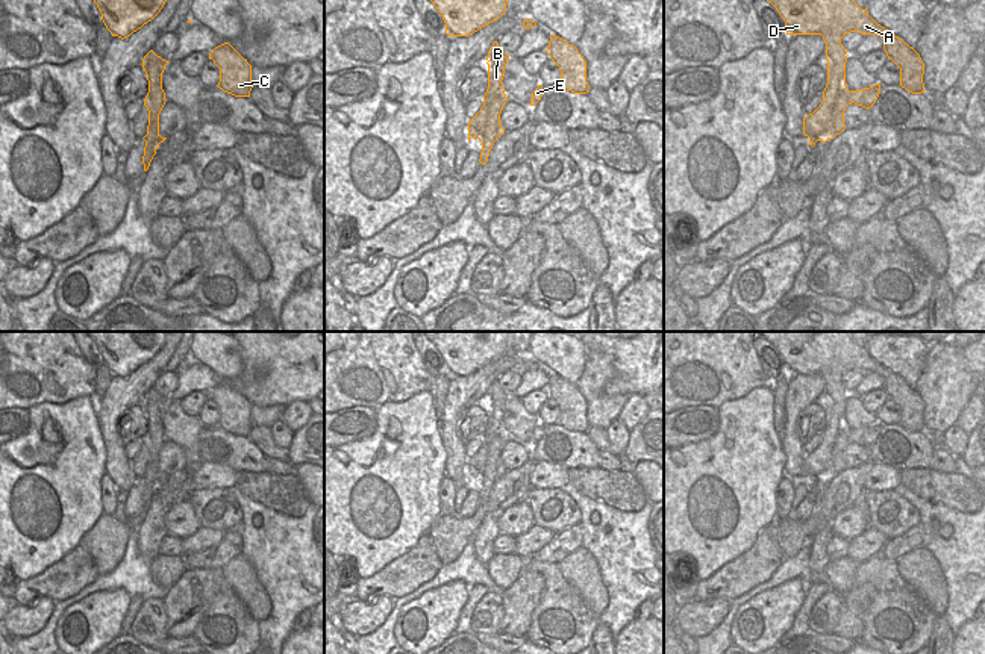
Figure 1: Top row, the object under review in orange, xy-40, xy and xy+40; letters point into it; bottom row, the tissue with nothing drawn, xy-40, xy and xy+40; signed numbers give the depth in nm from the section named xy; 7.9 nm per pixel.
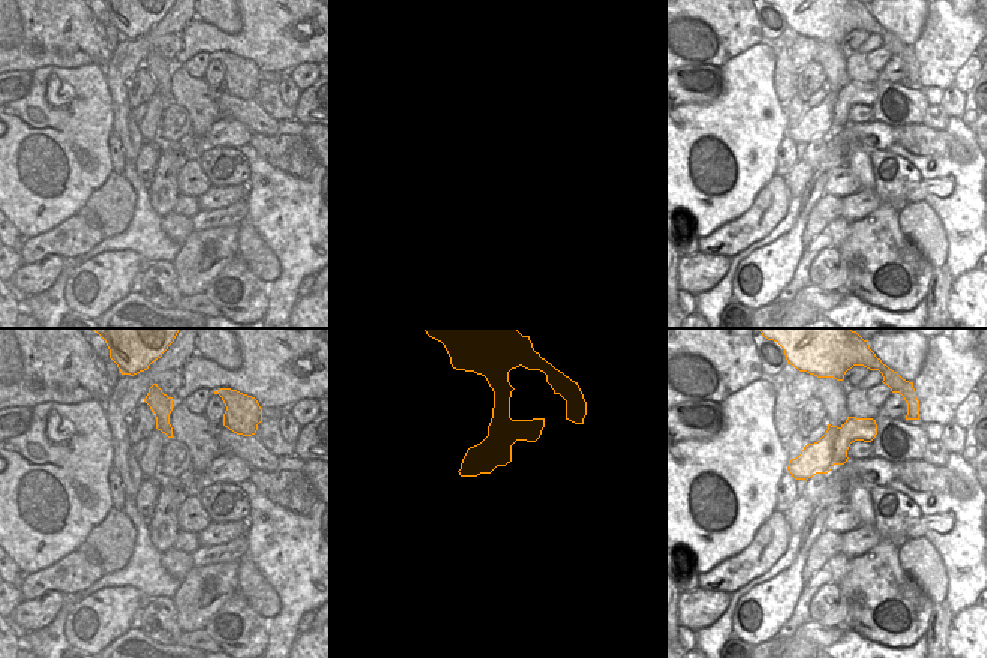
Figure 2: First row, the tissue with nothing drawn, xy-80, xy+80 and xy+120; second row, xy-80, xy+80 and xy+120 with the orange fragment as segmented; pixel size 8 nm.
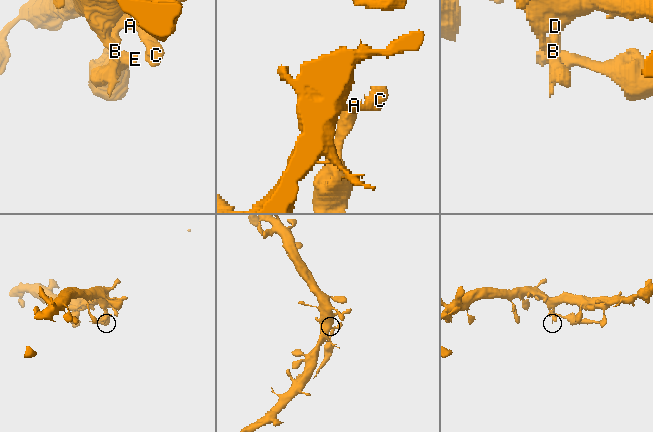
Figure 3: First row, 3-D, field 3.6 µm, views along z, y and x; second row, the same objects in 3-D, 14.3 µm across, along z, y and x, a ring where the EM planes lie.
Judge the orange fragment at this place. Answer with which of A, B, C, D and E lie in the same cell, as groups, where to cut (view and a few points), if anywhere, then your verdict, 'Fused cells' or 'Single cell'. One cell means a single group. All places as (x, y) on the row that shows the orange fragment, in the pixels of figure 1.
Groups: A B C D / E. Split along xy+40 (846, 88), (840, 94), (834, 111), (835, 135). Fused cells.

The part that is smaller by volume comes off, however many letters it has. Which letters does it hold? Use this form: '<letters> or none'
E

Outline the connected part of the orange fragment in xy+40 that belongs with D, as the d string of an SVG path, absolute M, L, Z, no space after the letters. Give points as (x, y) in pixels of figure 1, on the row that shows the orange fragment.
M767 0L771 3L779 15L785 21L786 35L821 35L826 42L827 59L827 83L823 91L821 104L809 115L803 118L803 135L809 138L809 145L815 145L817 141L823 144L827 139L833 139L833 111L840 94L847 89L846 86L846 62L847 51L841 44L841 38L846 33L858 32L862 35L877 35L883 39L883 50L899 68L900 68L900 86L912 94L924 92L923 74L924 64L920 54L909 47L902 38L891 33L888 29L877 24L870 15L867 8L861 9L853 0Z

